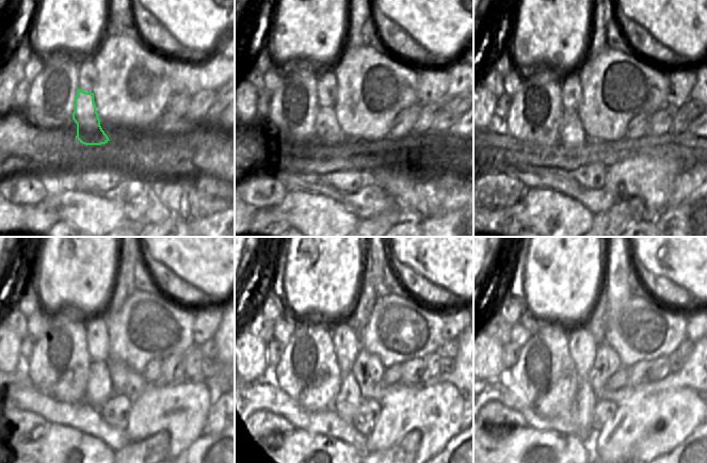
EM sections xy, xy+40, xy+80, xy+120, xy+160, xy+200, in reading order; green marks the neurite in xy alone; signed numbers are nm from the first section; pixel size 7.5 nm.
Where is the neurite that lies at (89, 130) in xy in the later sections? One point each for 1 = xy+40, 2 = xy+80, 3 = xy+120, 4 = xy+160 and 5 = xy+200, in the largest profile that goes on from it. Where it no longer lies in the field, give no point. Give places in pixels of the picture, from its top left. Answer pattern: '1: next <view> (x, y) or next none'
1: next xy+40 (327, 129)
2: next xy+80 (572, 136)
3: next xy+120 (99, 388)
4: next xy+160 (348, 399)
5: next xy+200 (584, 402)

